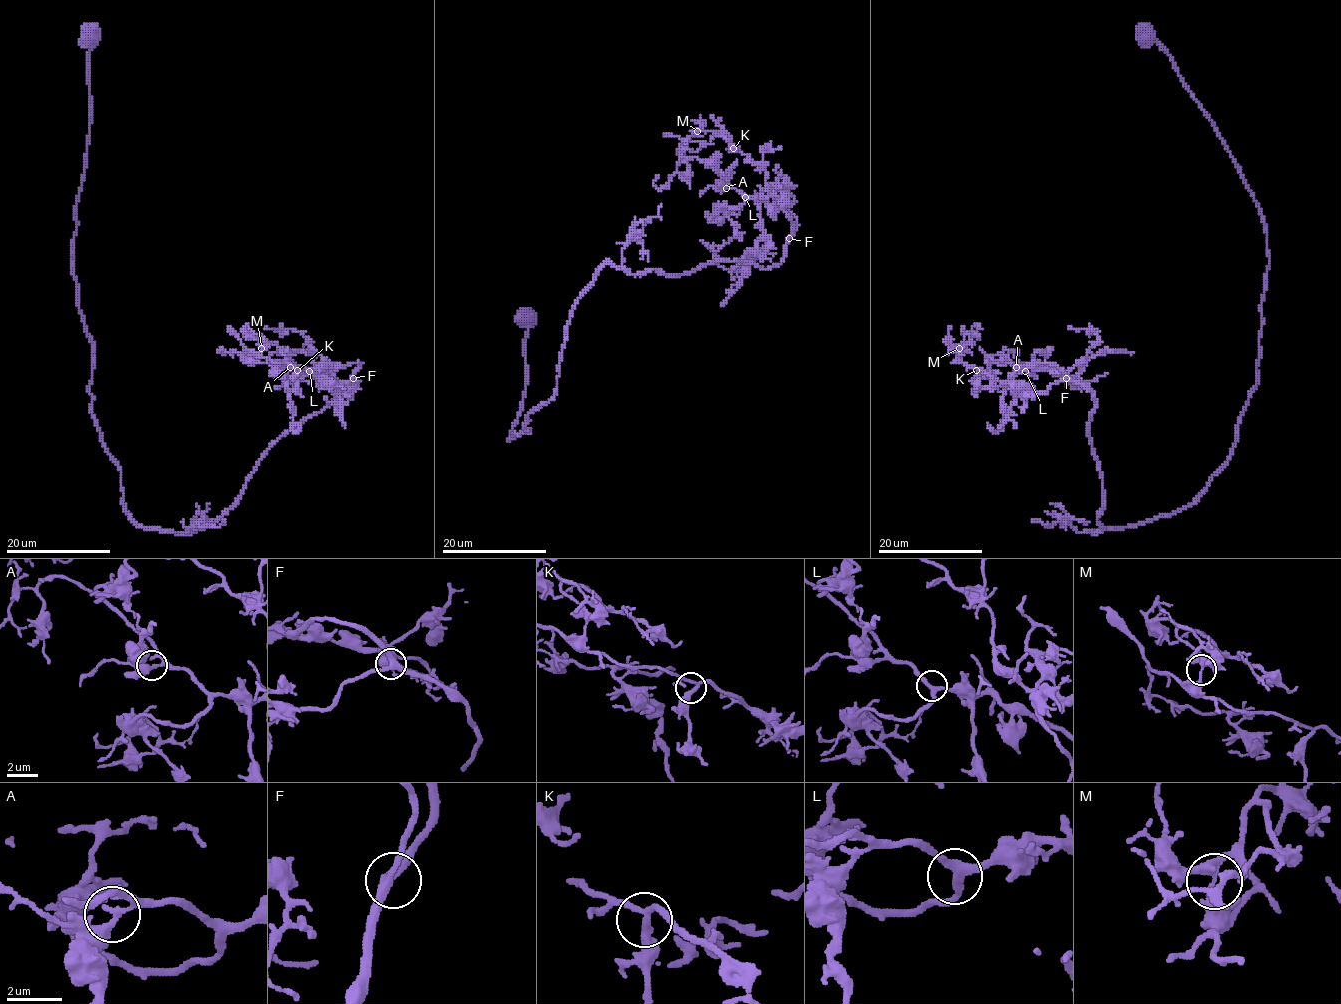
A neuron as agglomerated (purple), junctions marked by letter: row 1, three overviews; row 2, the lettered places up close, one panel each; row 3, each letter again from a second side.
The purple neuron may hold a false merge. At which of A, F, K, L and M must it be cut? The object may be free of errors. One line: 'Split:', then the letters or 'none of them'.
Split: M

